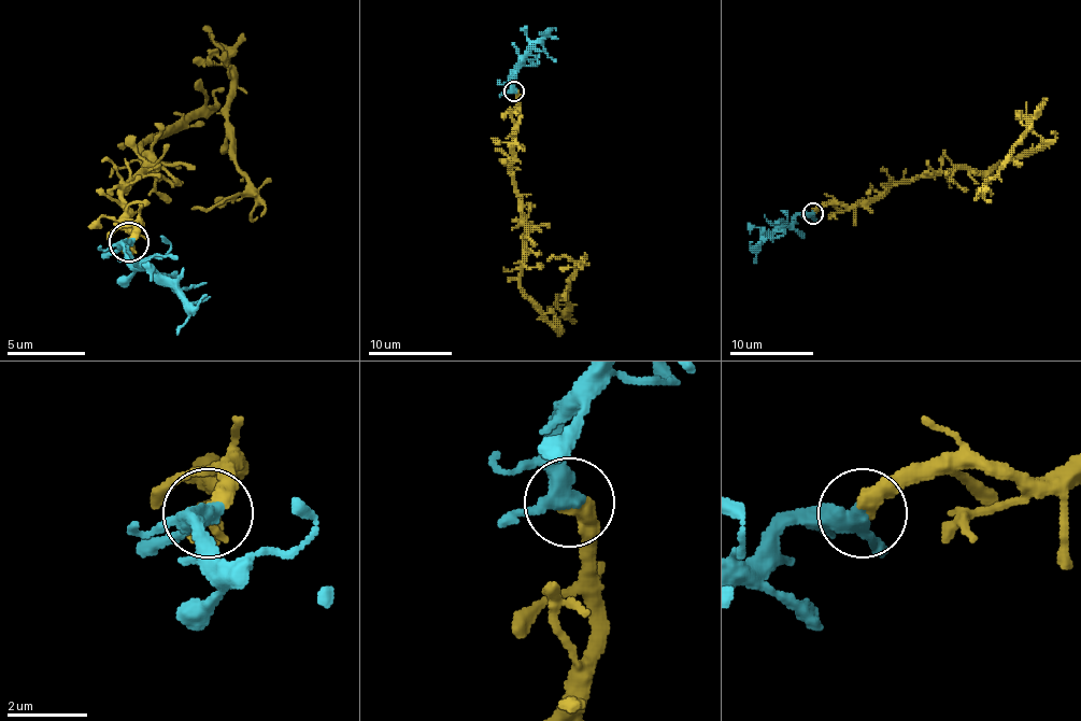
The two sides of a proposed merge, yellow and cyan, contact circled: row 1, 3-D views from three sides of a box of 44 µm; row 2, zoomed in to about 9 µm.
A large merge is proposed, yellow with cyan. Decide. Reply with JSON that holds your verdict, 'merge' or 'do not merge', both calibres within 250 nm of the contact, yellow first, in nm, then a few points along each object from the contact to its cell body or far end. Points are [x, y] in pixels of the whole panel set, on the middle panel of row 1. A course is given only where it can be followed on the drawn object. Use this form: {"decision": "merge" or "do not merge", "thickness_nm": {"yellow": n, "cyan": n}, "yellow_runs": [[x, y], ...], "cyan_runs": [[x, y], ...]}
{"decision": "merge", "thickness_nm": {"yellow": 440, "cyan": 400}, "yellow_runs": [[514, 90], [521, 288], [552, 323], [552, 309], [568, 307], [577, 265], [548, 260]], "cyan_runs": [[514, 90], [512, 72], [545, 34], [539, 32]]}

